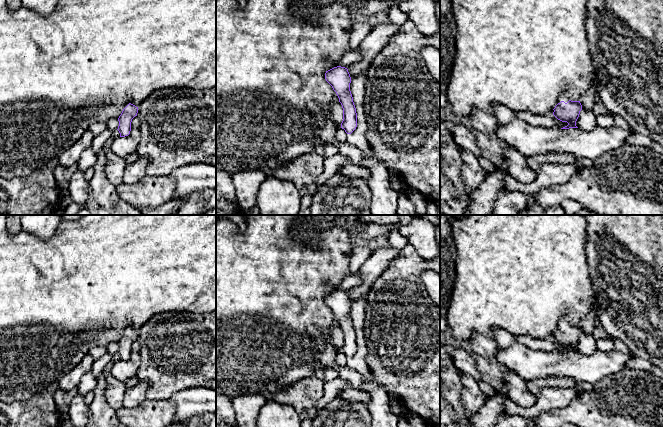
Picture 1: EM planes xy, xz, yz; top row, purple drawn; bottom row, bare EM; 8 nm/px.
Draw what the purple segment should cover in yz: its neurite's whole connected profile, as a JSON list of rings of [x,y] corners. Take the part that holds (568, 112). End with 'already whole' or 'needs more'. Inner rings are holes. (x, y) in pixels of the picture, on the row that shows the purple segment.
[[[562,94],[558,100],[558,104],[552,110],[553,114],[558,120],[567,122],[568,125],[561,129],[578,128],[576,121],[579,117],[582,105],[580,101],[571,101],[568,96]]] | needs more

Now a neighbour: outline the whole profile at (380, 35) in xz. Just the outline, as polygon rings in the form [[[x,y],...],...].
[[[381,23],[371,29],[368,36],[360,43],[361,59],[347,67],[350,77],[367,72],[371,61],[382,48],[394,37],[399,26],[391,23]]]

